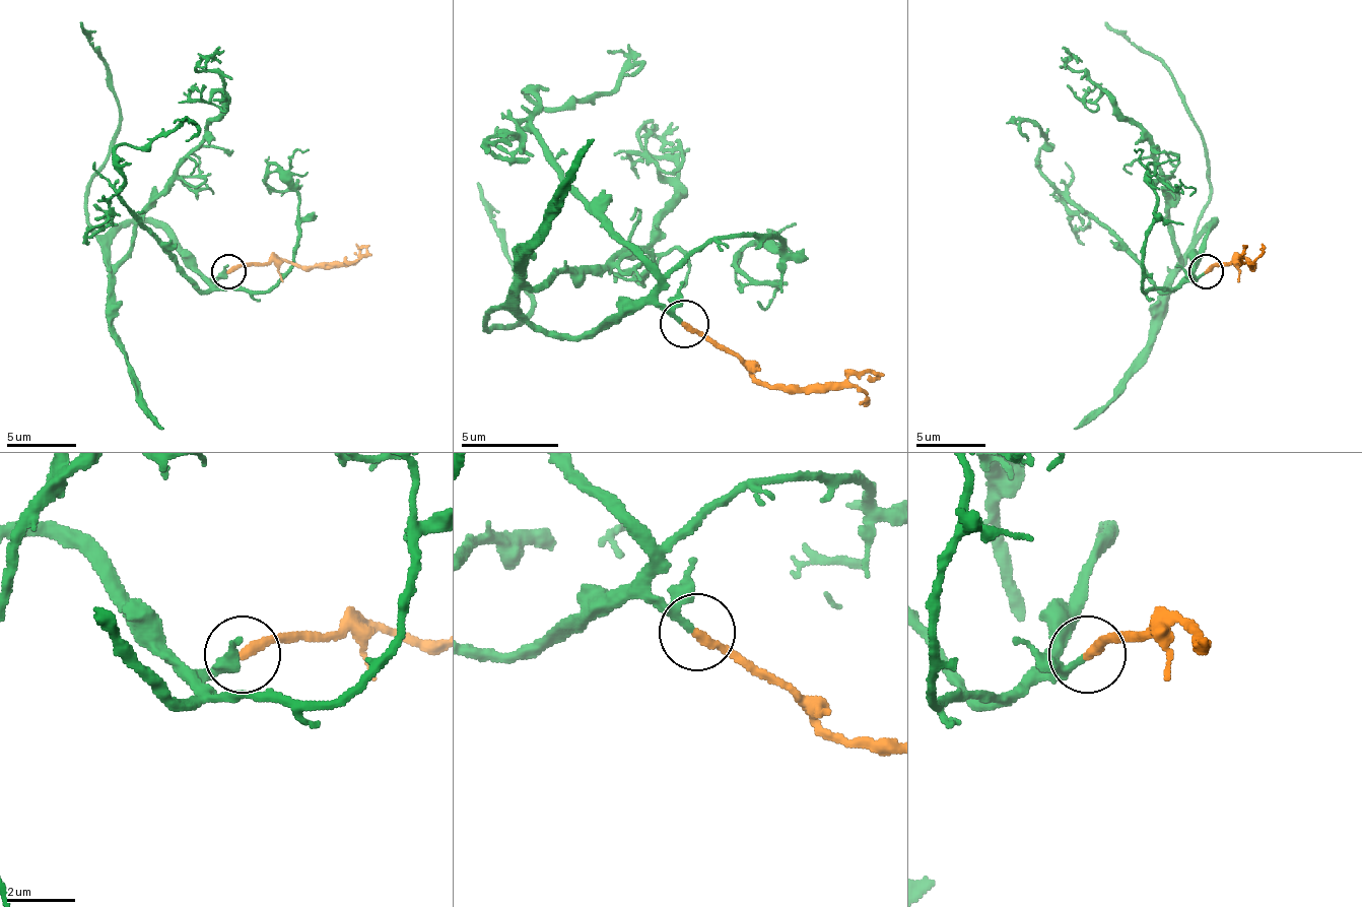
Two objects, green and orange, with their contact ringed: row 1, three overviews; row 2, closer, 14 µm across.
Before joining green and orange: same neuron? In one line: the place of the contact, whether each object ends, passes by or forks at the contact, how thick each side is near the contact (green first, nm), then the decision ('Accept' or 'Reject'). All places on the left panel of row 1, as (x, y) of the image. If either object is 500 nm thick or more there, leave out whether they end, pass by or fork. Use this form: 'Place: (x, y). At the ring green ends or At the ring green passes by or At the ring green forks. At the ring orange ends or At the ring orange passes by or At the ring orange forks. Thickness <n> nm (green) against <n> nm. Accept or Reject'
Place: (228, 271). At the ring green passes by. At the ring orange ends. Thickness 160 nm (green) against 280 nm. Accept

